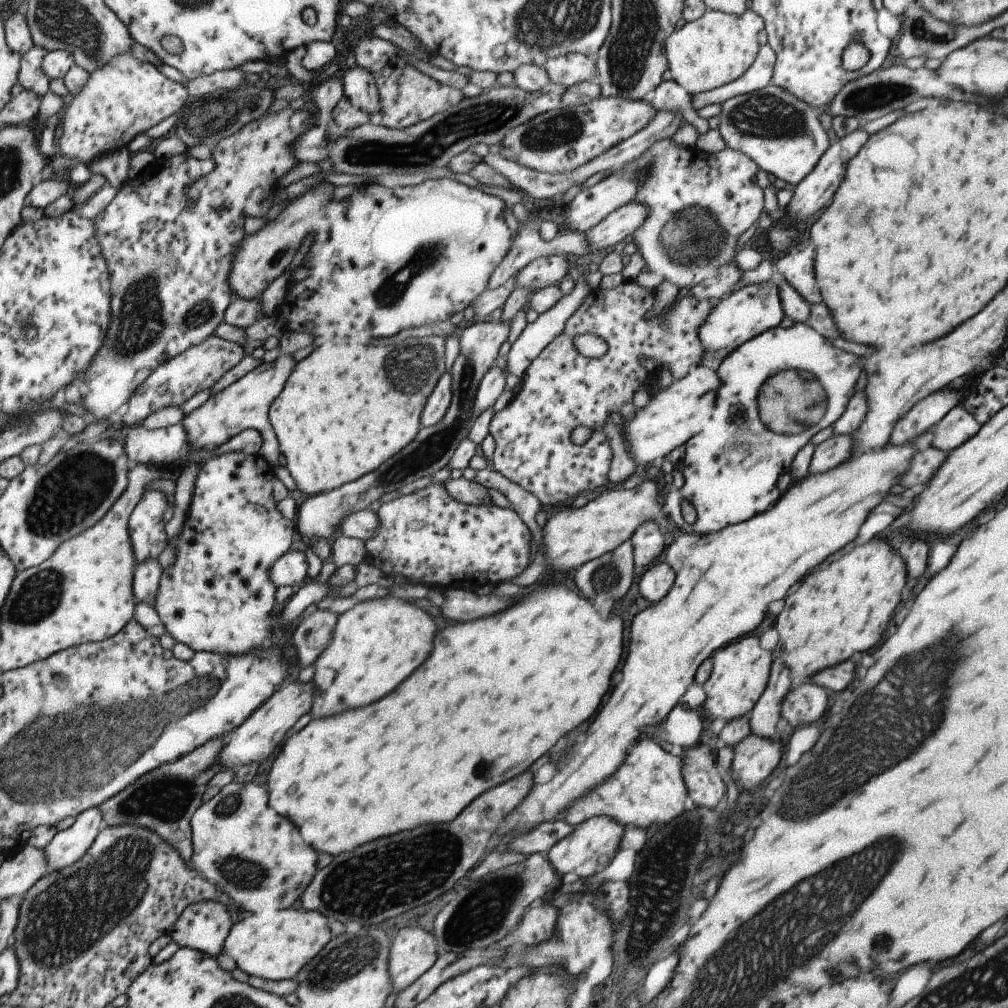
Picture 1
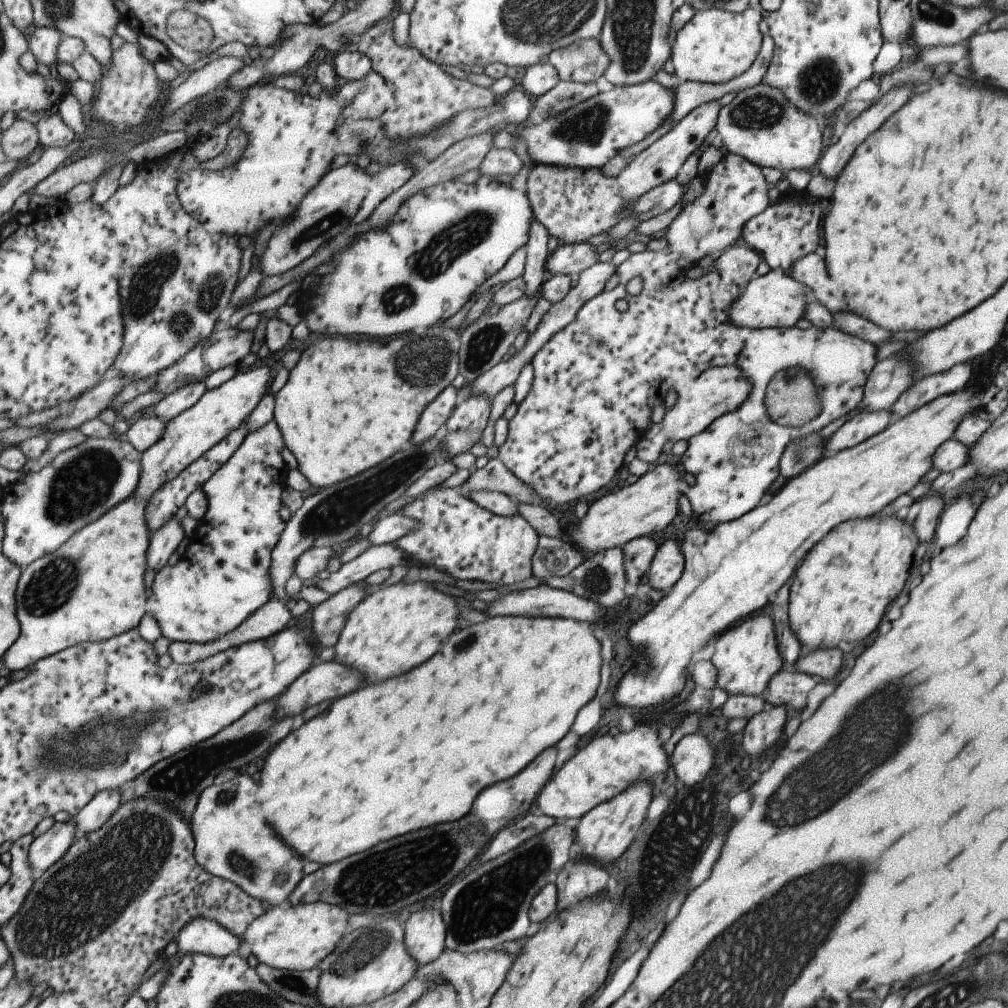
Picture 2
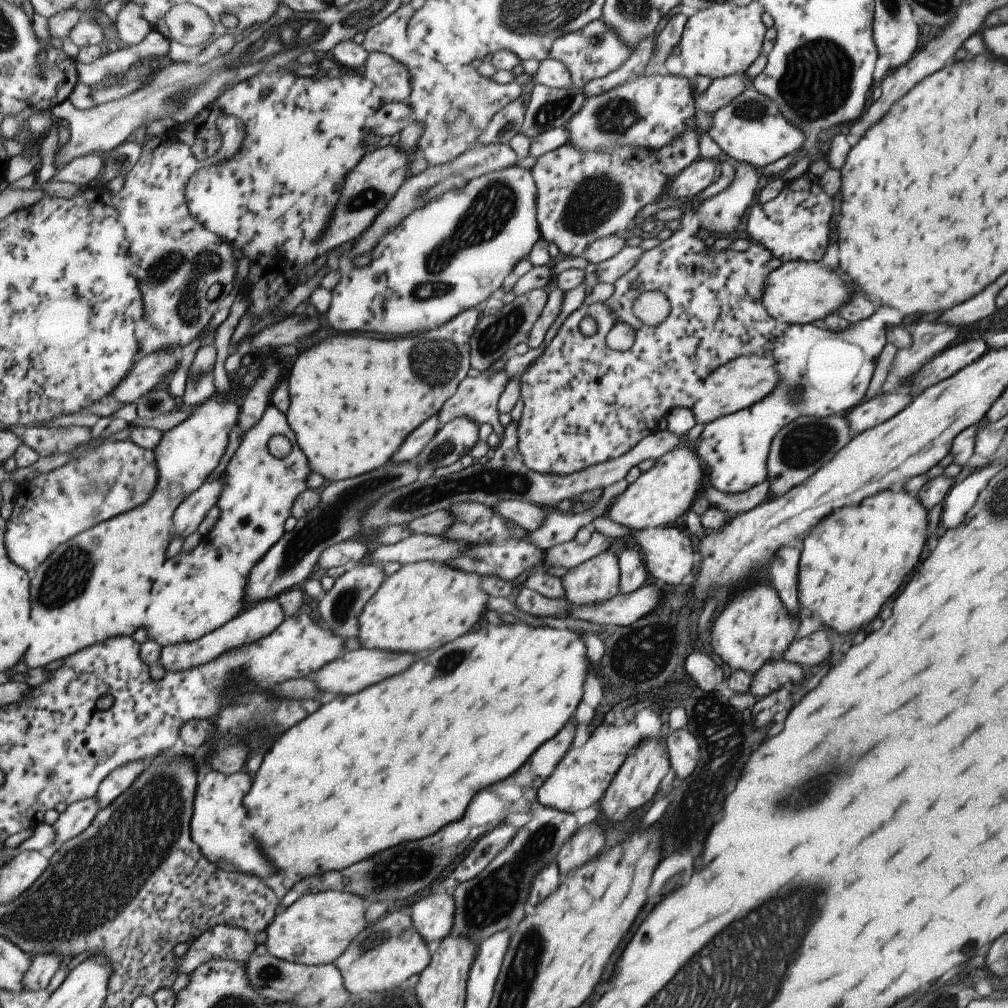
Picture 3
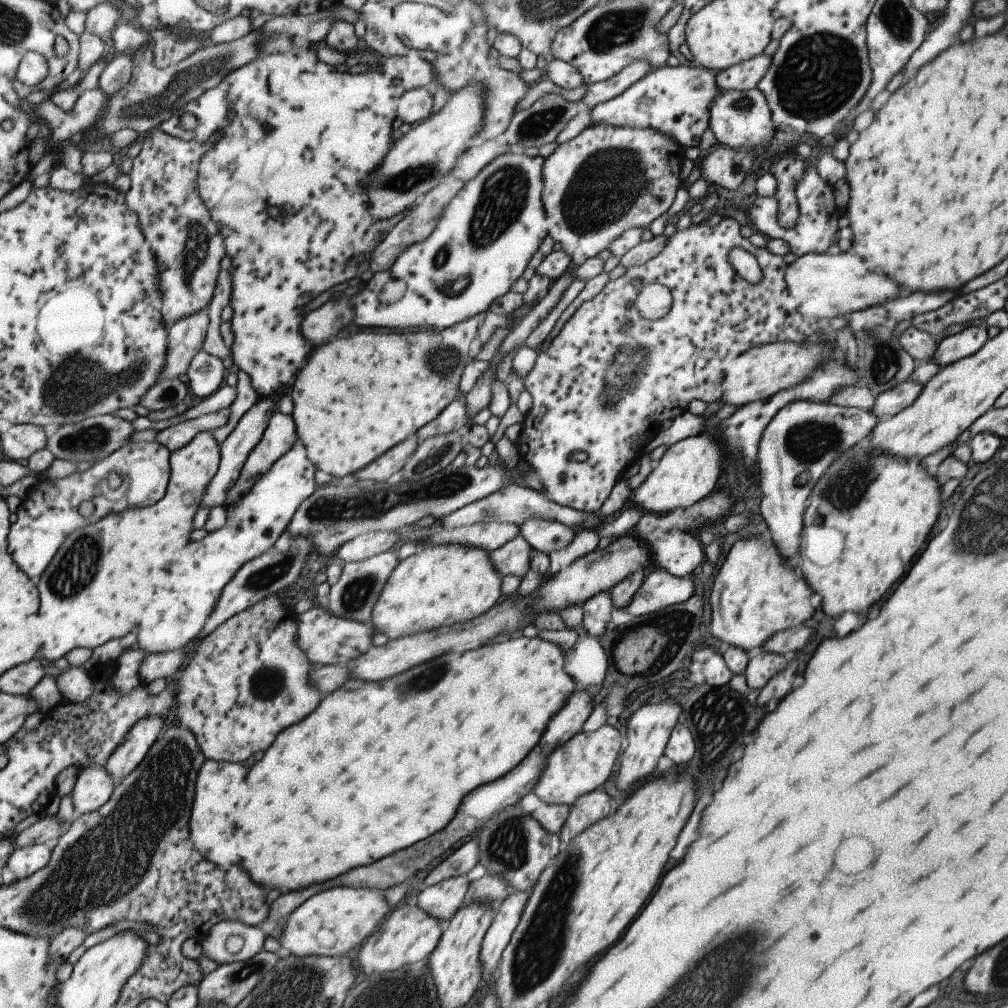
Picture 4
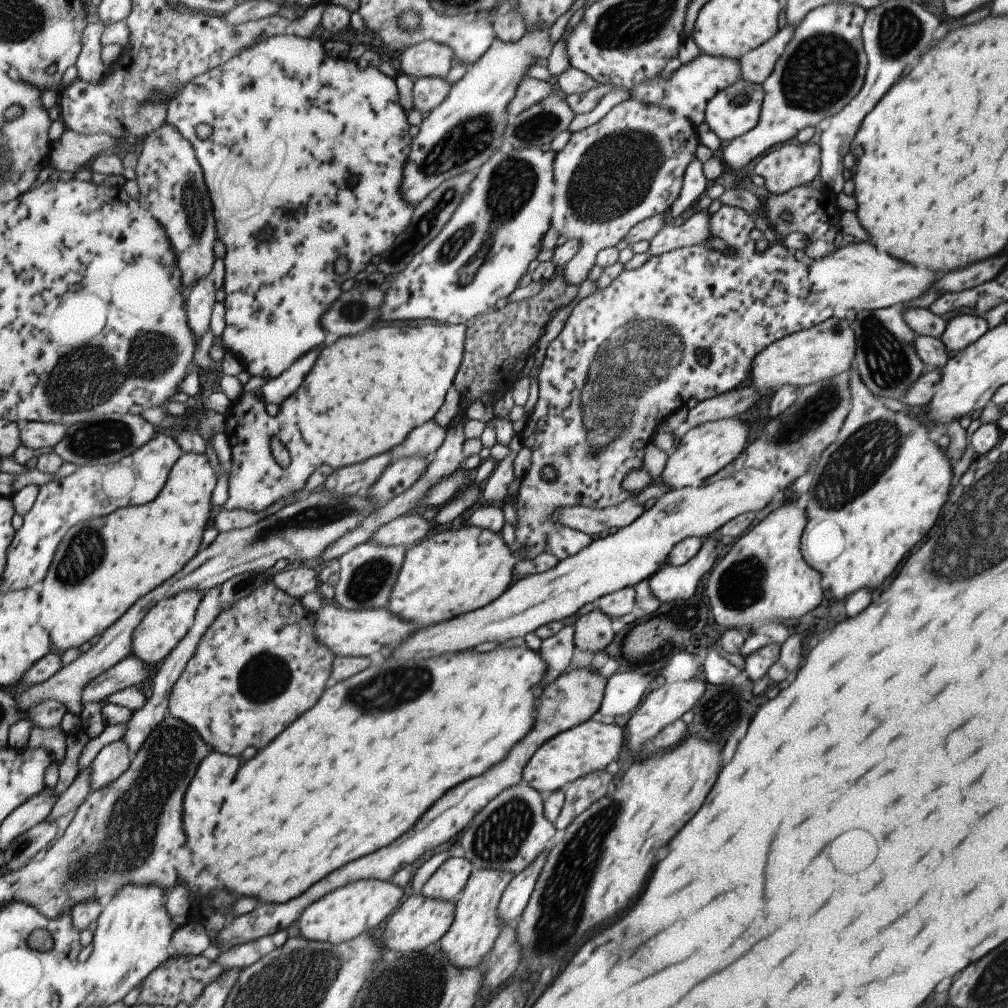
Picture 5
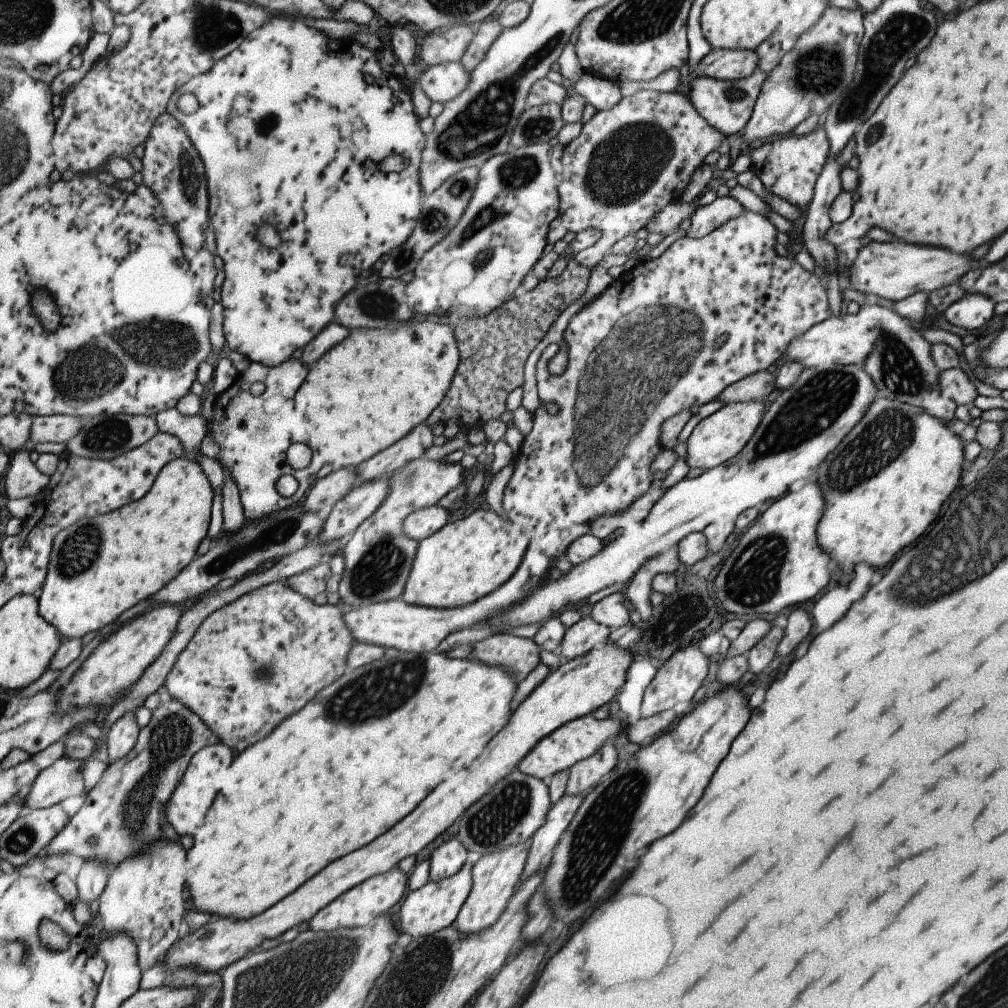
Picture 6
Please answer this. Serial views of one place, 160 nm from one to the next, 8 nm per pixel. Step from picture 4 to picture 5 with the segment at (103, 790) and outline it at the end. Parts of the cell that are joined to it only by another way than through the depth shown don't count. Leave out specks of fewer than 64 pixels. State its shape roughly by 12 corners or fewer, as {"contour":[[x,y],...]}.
{"contour":[[123,738],[94,758],[92,790],[117,780],[132,763]]}

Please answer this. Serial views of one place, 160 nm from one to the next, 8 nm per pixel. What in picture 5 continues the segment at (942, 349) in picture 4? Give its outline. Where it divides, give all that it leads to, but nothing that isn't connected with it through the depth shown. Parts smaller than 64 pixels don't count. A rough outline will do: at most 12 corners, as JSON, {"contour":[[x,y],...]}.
{"contour":[[959,313],[948,321],[941,342],[963,350],[987,330],[983,317]]}

